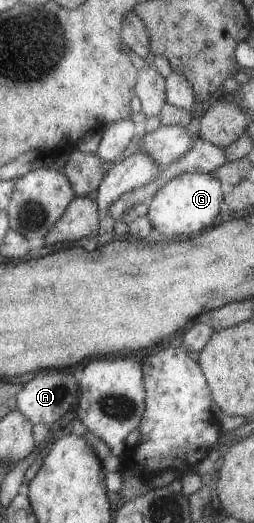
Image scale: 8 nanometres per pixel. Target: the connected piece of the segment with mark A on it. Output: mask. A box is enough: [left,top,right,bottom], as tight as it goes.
[16,372,79,425]

